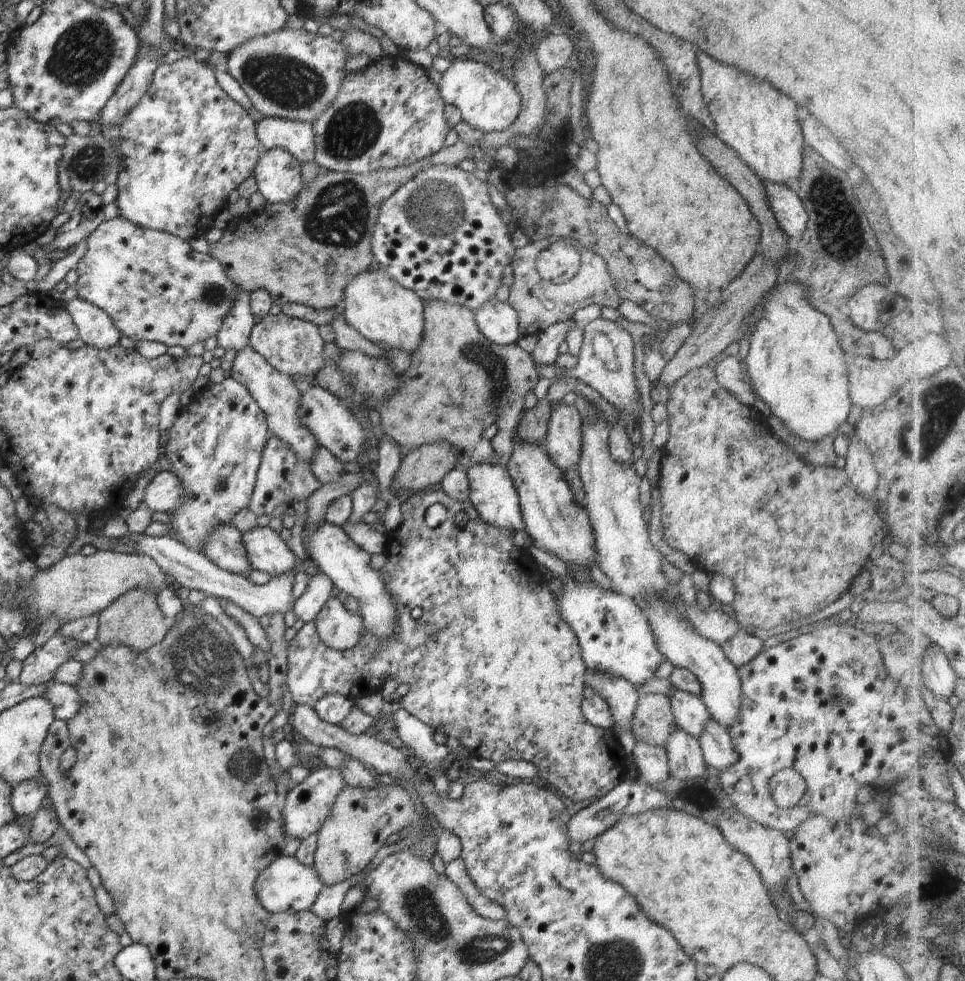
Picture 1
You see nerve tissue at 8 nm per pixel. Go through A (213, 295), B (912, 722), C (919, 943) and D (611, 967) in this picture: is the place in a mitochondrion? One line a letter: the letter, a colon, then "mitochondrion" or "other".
A: mitochondrion
B: other
C: other
D: mitochondrion

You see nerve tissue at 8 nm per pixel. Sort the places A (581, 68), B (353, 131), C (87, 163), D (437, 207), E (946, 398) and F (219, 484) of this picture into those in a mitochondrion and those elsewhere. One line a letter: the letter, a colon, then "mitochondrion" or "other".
A: other
B: mitochondrion
C: mitochondrion
D: mitochondrion
E: mitochondrion
F: mitochondrion

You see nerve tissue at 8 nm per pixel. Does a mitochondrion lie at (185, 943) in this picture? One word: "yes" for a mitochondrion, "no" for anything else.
yes

